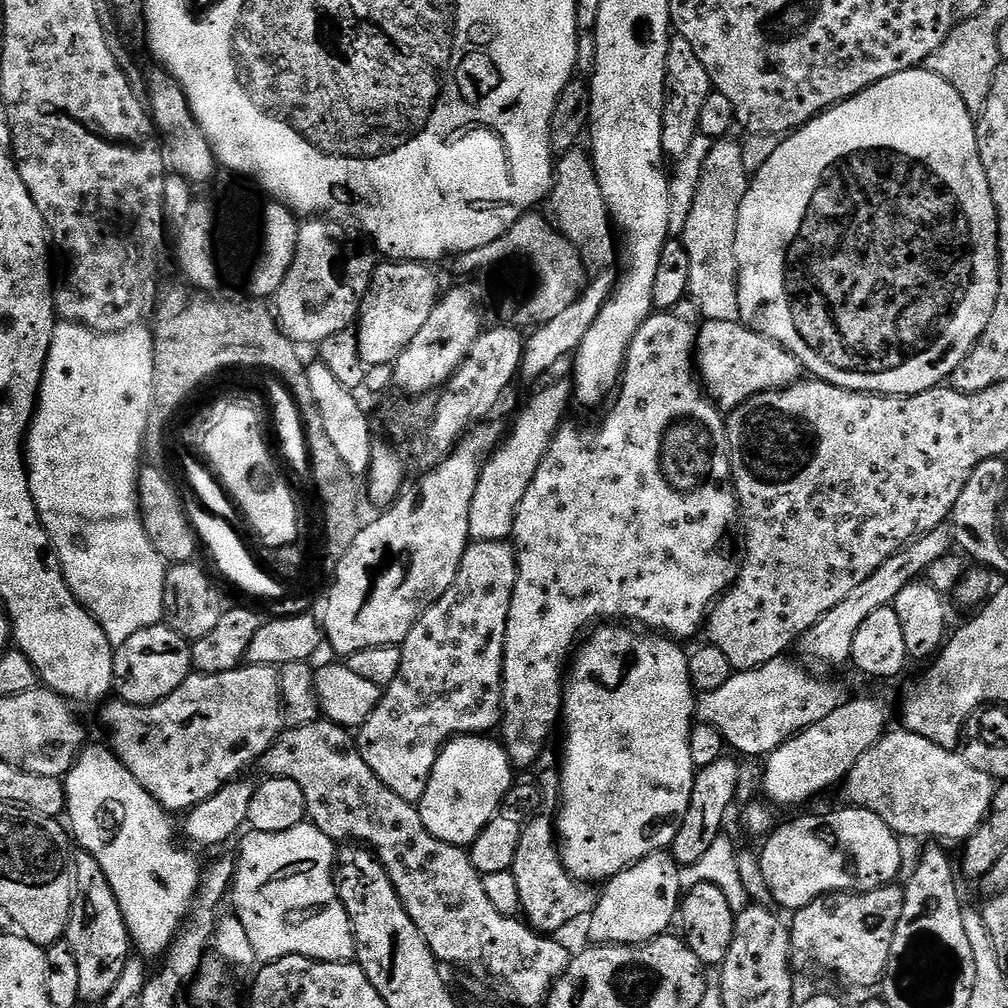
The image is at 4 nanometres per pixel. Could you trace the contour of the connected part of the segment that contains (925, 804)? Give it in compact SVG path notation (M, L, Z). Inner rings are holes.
M907 730L892 731L885 731L882 739L870 746L870 750L866 750L866 754L858 758L858 762L854 762L854 766L842 781L844 796L848 799L845 801L853 808L865 808L878 814L878 818L882 818L882 822L886 822L886 826L890 826L890 830L899 837L932 836L928 838L936 842L963 842L974 835L980 823L988 816L988 811L992 809L997 781L990 774L982 774L982 770L974 770L974 766L970 766L970 762L966 762L966 758L959 751L938 746L930 742L930 738L922 738L922 734Z

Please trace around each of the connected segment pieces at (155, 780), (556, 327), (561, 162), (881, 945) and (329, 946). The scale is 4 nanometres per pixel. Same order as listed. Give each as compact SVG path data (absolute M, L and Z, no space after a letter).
M245 663L239 668L226 670L222 674L206 674L205 672L193 674L184 679L182 686L178 686L178 690L174 690L174 694L170 694L153 704L131 704L119 698L112 698L103 705L103 708L104 724L108 727L109 738L112 739L110 741L112 751L116 753L117 758L126 766L126 770L130 770L130 774L139 782L142 790L150 793L167 812L173 814L187 813L188 809L193 808L195 804L200 804L206 798L214 795L223 784L228 784L232 780L237 779L243 773L240 772L243 768L248 768L251 764L253 767L260 757L264 755L264 751L280 737L281 732L285 731L286 728L284 710L280 698L280 673L271 664Z
M606 270L600 273L597 277L596 275L588 282L585 289L581 292L580 296L576 301L572 302L570 306L567 306L563 312L555 316L553 320L547 323L539 325L532 333L532 336L528 336L525 341L525 348L523 354L523 366L521 368L521 379L524 380L536 380L542 377L546 372L550 371L564 356L573 355L581 342L586 338L587 331L594 324L598 314L602 312L602 307L605 306L606 302L612 296L612 292L616 287L618 276L614 271Z
M573 150L563 153L554 164L554 183L551 192L546 197L546 208L552 211L550 220L555 225L557 231L561 232L569 242L576 245L580 250L581 258L588 266L600 264L603 260L608 260L612 256L612 251L617 251L618 244L615 239L608 237L610 232L610 217L607 208L604 207L600 187L596 181L596 168L592 164L591 155L587 151Z
M899 883L883 884L881 888L871 888L868 892L829 892L827 896L819 896L814 902L810 902L805 908L795 909L793 920L790 920L792 929L792 963L797 969L800 968L825 968L833 972L840 980L853 984L856 988L872 988L884 979L884 971L890 958L890 946L894 942L894 930L898 926L898 918L902 918L902 902L904 901L904 890Z
M305 822L298 826L290 826L290 830L278 830L277 832L254 832L248 830L239 837L239 840L240 856L237 855L235 857L236 876L232 880L230 901L232 900L233 906L236 907L233 908L234 915L242 922L242 926L246 930L246 935L250 937L257 961L271 962L281 960L287 956L305 956L311 960L321 960L322 962L330 962L331 964L355 961L356 939L352 933L352 919L346 914L346 906L342 906L340 895L336 889L336 877L334 873L338 863L338 848L332 839L326 834L322 834L322 830L318 830L311 822Z

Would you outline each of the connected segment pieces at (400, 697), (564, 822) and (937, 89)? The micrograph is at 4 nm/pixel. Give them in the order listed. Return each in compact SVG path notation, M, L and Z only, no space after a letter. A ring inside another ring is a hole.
M478 540L469 543L468 549L464 551L462 562L458 566L458 574L454 578L454 582L450 586L450 590L446 590L446 594L442 594L442 598L438 598L438 602L434 602L423 614L418 618L418 622L414 622L414 626L410 630L410 634L406 634L404 643L399 645L400 653L402 654L402 666L398 666L398 674L394 674L394 682L390 682L381 691L380 701L378 706L374 706L374 714L370 714L370 718L366 718L366 722L358 729L358 735L355 737L356 748L362 754L362 758L366 762L366 766L370 766L370 770L374 770L374 774L378 774L378 778L390 790L394 790L394 794L398 794L398 798L406 798L406 802L414 805L419 805L420 799L424 797L424 791L428 785L430 774L434 770L434 762L438 762L440 752L444 745L449 740L457 736L471 736L473 734L488 734L491 733L491 728L499 729L502 724L502 713L504 711L504 699L502 698L502 682L504 681L504 647L506 646L506 618L510 618L510 598L514 598L514 582L516 581L516 549L508 540Z
M608 622L597 627L596 630L597 632L588 641L585 639L575 649L570 660L570 671L567 673L564 685L562 709L562 724L565 724L564 765L559 765L558 768L560 773L558 791L560 791L561 798L564 799L560 804L560 816L558 812L560 857L568 873L581 882L607 882L622 870L637 864L642 858L655 852L671 849L674 838L684 821L686 810L690 806L690 798L698 771L694 758L690 756L690 734L694 717L698 712L698 696L690 678L688 652L680 649L683 647L675 639L663 634L649 634L647 631L637 630L632 626L617 626L615 623Z
M927 67L911 68L908 72L894 74L877 84L871 84L866 90L859 92L857 96L851 96L834 108L826 111L808 121L802 128L785 135L779 141L780 144L768 156L768 161L761 166L751 177L746 194L742 198L742 206L738 210L738 226L736 227L736 267L738 269L738 283L736 285L736 306L739 319L747 328L753 328L758 334L769 336L774 342L778 342L794 358L798 358L801 369L811 374L817 380L824 380L839 388L845 388L851 392L881 392L884 396L905 396L906 394L918 394L931 388L939 388L951 377L952 372L970 354L970 350L978 342L982 330L986 330L986 322L990 322L990 314L994 314L994 306L998 302L998 290L1000 289L1000 227L996 216L996 203L990 194L990 182L986 178L986 170L982 166L982 158L978 154L978 142L976 141L977 121L970 110L966 110L966 102L958 98L958 90L946 82L946 78L938 78L938 74L928 71Z

